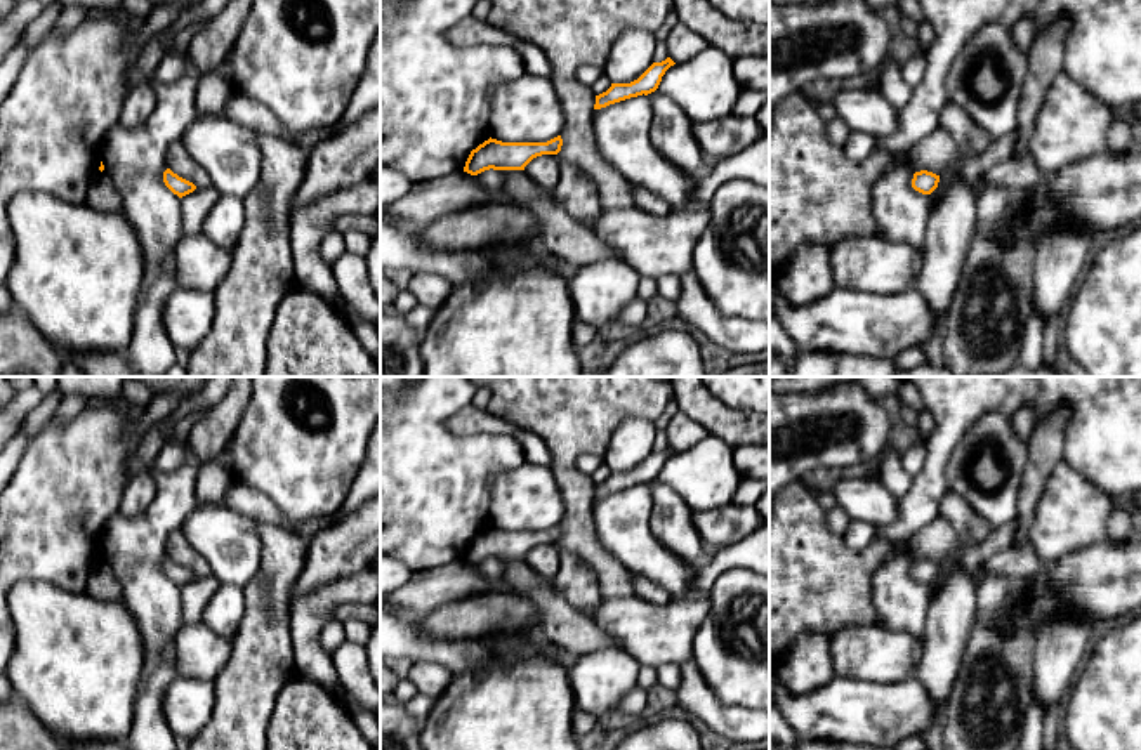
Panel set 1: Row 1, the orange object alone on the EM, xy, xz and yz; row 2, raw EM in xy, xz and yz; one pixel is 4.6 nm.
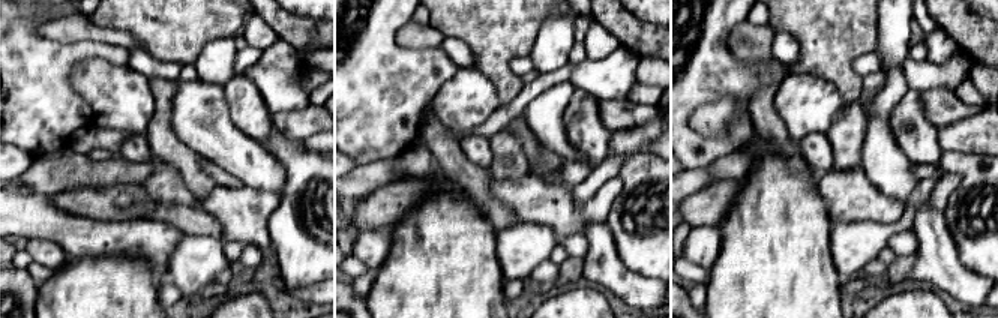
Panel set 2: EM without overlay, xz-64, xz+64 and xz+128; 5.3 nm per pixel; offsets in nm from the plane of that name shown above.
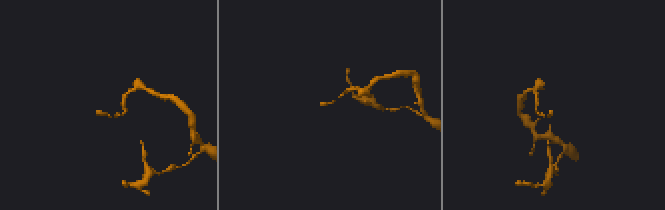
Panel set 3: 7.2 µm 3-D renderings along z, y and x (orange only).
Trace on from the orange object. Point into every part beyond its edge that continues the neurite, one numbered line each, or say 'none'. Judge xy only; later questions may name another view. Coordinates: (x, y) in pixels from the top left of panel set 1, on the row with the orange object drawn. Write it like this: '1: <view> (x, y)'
none

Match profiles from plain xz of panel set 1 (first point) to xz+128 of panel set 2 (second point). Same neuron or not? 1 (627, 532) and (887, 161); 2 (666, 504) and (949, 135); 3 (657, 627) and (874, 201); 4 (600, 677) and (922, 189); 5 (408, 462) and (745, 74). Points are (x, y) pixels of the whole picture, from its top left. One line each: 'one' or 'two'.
1: two
2: two
3: one
4: one
5: one

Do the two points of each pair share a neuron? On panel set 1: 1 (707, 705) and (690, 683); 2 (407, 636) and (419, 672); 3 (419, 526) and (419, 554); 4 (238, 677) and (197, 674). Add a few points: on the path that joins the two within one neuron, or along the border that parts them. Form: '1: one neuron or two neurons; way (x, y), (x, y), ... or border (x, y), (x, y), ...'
1: one neuron; way (702, 700), (693, 688)
2: two neurons; border (414, 660), (436, 662), (454, 674)
3: one neuron; way (419, 533), (419, 547)
4: two neurons; border (231, 641), (231, 655), (214, 679), (212, 714)

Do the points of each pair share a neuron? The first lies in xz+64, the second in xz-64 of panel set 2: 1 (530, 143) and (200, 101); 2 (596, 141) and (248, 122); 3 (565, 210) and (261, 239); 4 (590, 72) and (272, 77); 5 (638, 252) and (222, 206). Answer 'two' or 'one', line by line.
1: two
2: one
3: one
4: one
5: two

